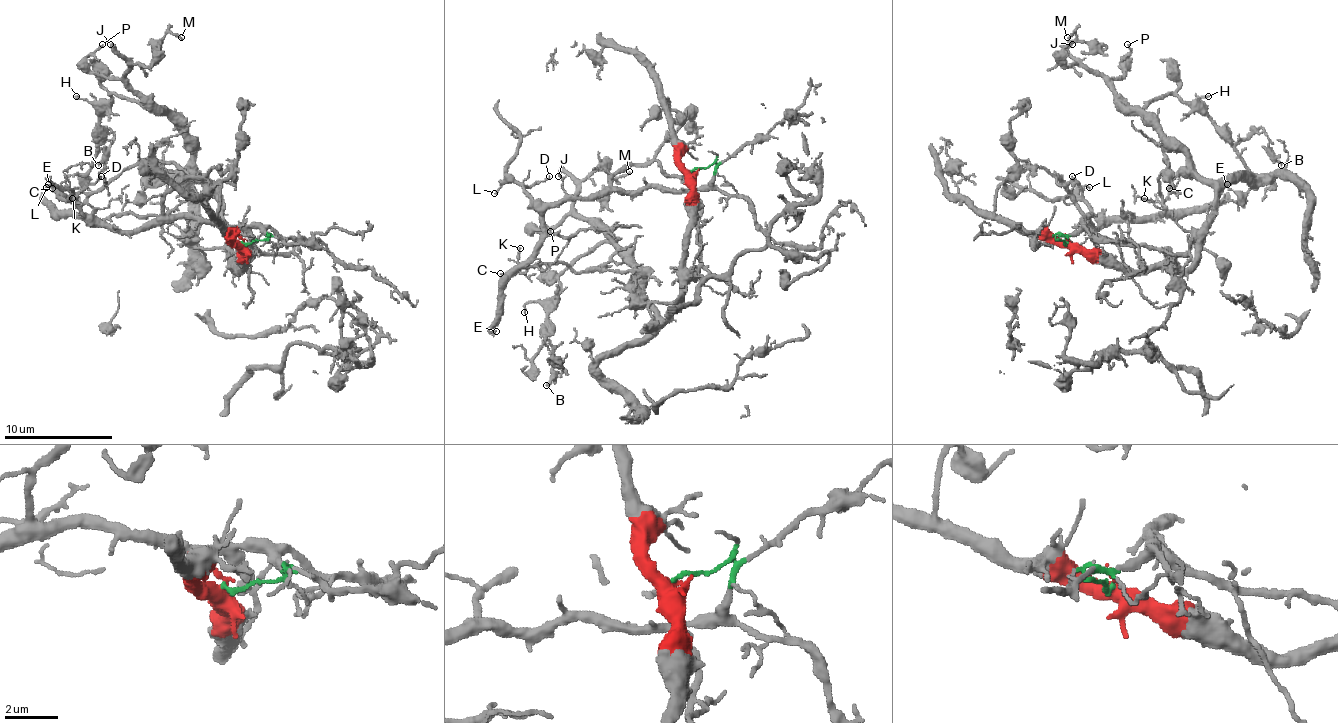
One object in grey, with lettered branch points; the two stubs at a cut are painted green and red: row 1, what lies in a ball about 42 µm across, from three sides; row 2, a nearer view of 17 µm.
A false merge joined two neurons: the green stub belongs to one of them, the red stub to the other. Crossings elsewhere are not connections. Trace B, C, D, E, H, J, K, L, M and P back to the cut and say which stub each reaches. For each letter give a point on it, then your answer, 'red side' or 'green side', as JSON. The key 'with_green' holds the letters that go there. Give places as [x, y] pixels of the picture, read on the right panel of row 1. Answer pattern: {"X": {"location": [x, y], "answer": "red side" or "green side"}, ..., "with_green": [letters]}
{"B": {"location": [1281, 165], "answer": "red side"}, "C": {"location": [1169, 188], "answer": "green side"}, "D": {"location": [1072, 176], "answer": "green side"}, "E": {"location": [1227, 184], "answer": "green side"}, "H": {"location": [1208, 96], "answer": "red side"}, "J": {"location": [1072, 44], "answer": "red side"}, "K": {"location": [1144, 198], "answer": "green side"}, "L": {"location": [1089, 187], "answer": "green side"}, "M": {"location": [1067, 37], "answer": "red side"}, "P": {"location": [1127, 44], "answer": "red side"}, "with_green": ["C", "D", "E", "K", "L"]}

